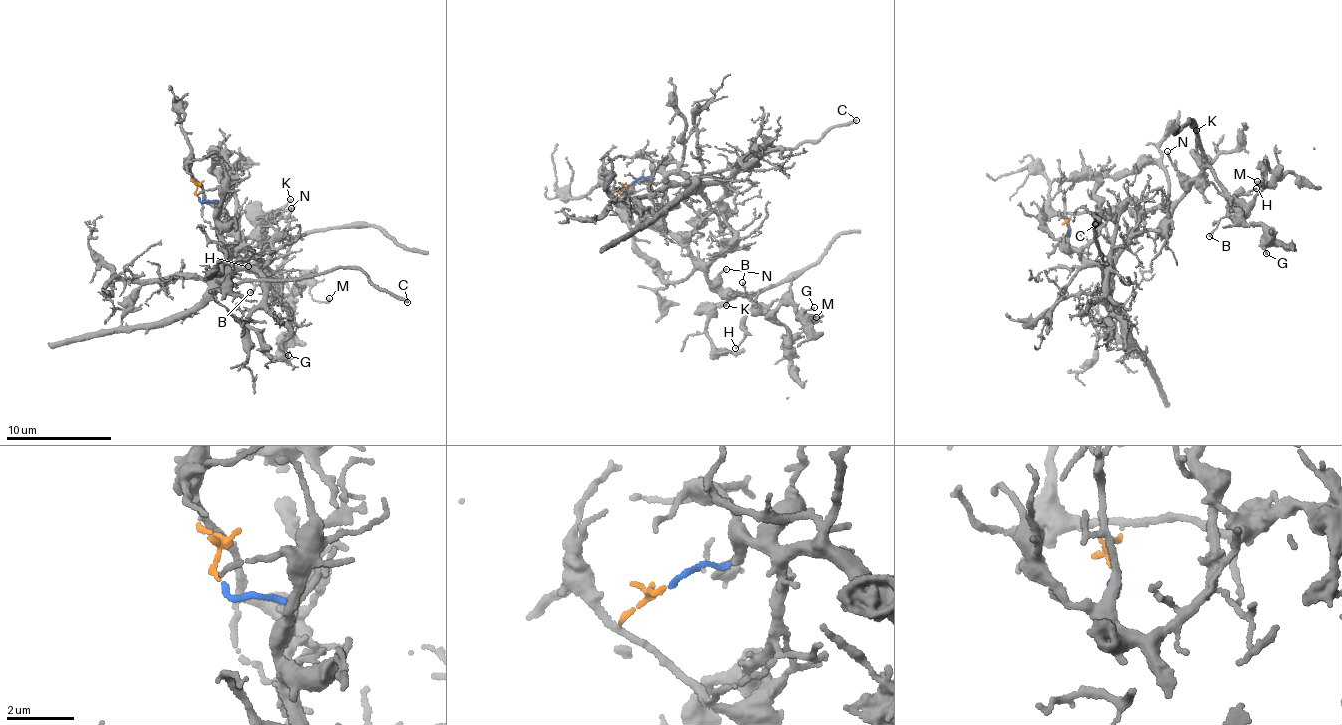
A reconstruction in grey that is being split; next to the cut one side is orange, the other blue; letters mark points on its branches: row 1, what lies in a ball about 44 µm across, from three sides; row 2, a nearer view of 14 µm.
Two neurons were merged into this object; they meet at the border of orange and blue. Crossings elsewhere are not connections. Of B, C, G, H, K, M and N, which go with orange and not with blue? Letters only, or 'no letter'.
B, G, H, K, M, N

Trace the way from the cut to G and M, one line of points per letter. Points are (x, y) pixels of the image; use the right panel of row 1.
G: (1069, 233), (1073, 215), (1173, 203), (1195, 179), (1262, 228), (1265, 254)
M: (1069, 233), (1073, 215), (1173, 203), (1193, 181), (1251, 201), (1265, 174), (1265, 185), (1256, 181)

